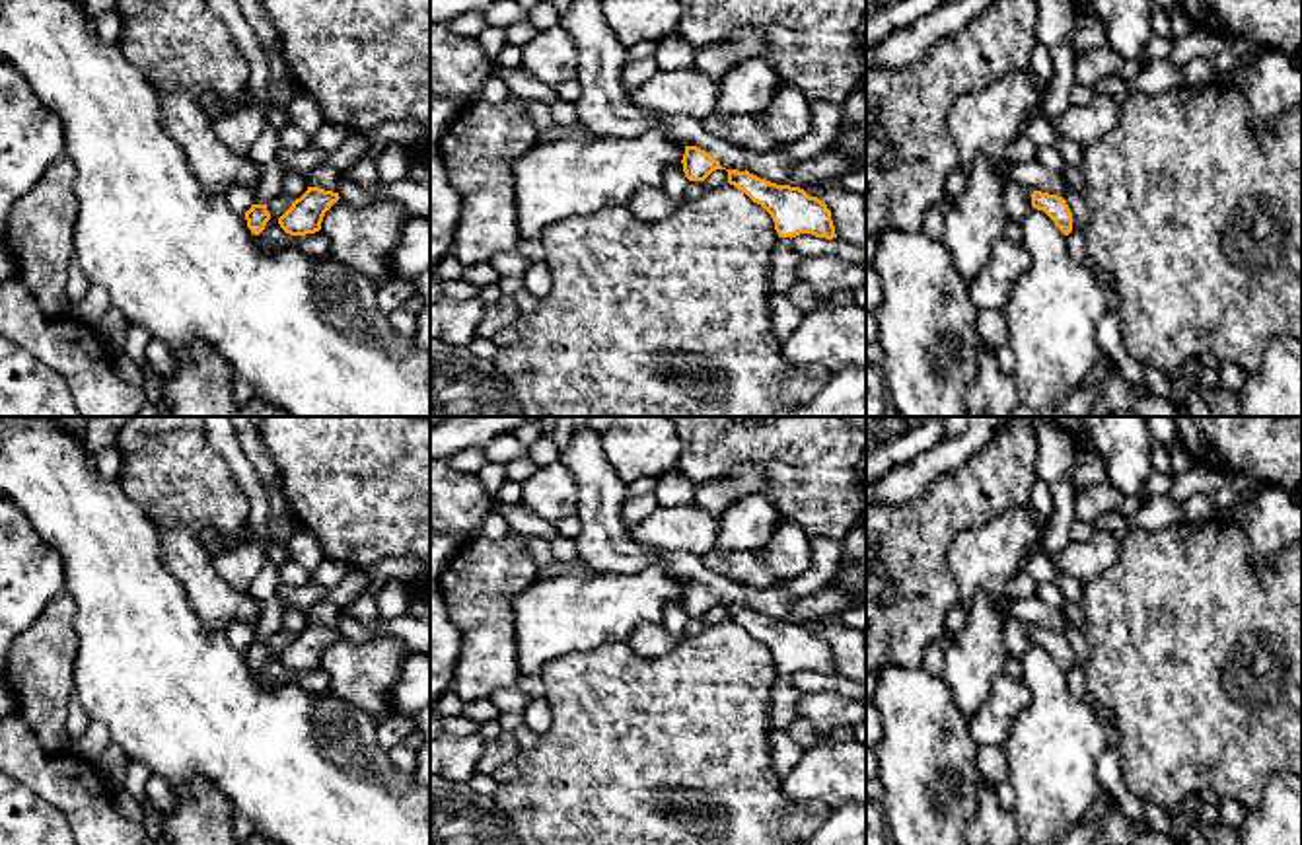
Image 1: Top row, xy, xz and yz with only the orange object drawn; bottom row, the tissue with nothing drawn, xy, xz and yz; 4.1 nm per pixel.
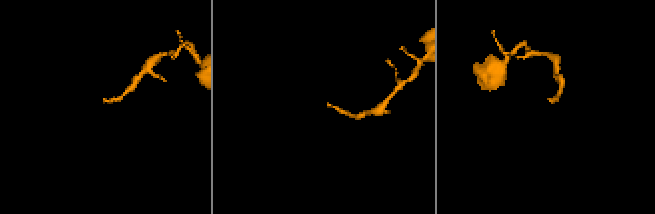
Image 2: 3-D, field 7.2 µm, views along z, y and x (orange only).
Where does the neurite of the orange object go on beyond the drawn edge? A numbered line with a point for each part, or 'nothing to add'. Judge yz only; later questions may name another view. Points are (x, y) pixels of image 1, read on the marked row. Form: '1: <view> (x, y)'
1: yz (1016, 199)

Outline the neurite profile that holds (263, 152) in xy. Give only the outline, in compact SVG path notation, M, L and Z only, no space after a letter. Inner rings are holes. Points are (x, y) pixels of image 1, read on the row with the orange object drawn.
M267 123L261 136L253 142L249 150L249 160L261 169L261 181L255 189L253 204L267 204L272 201L282 189L282 167L278 164L278 148L280 136Z

